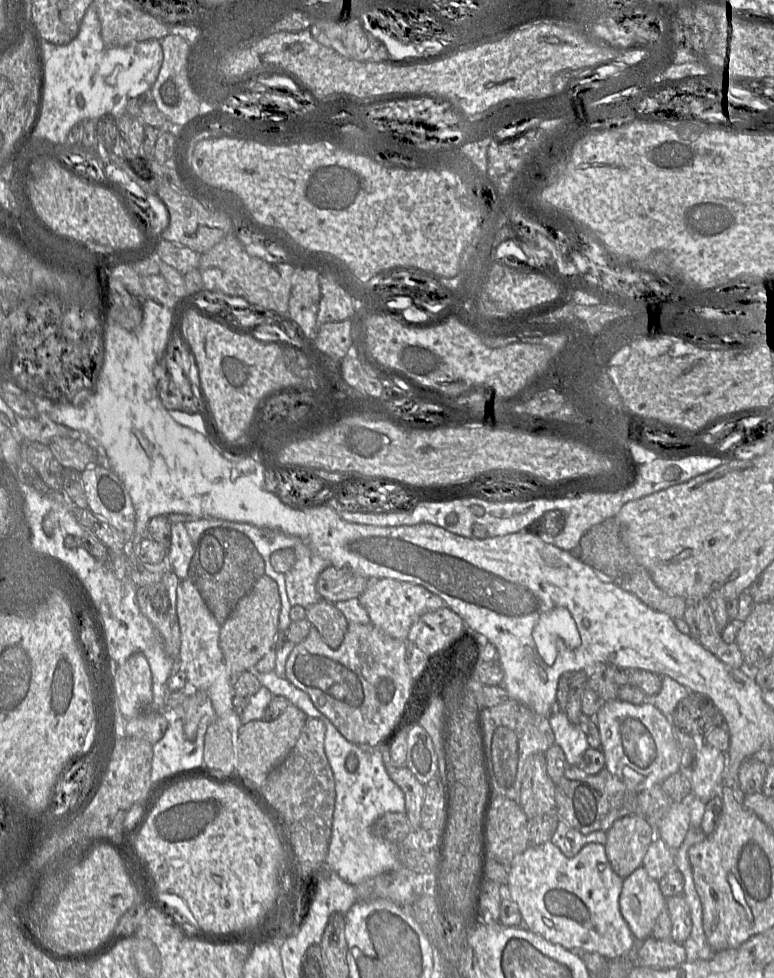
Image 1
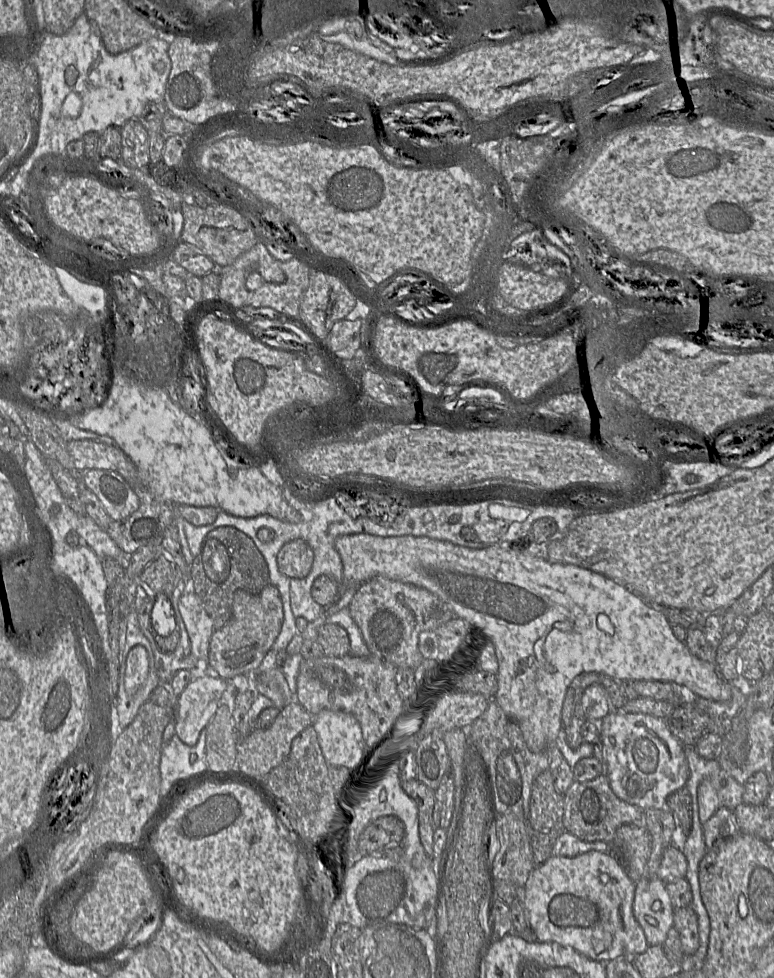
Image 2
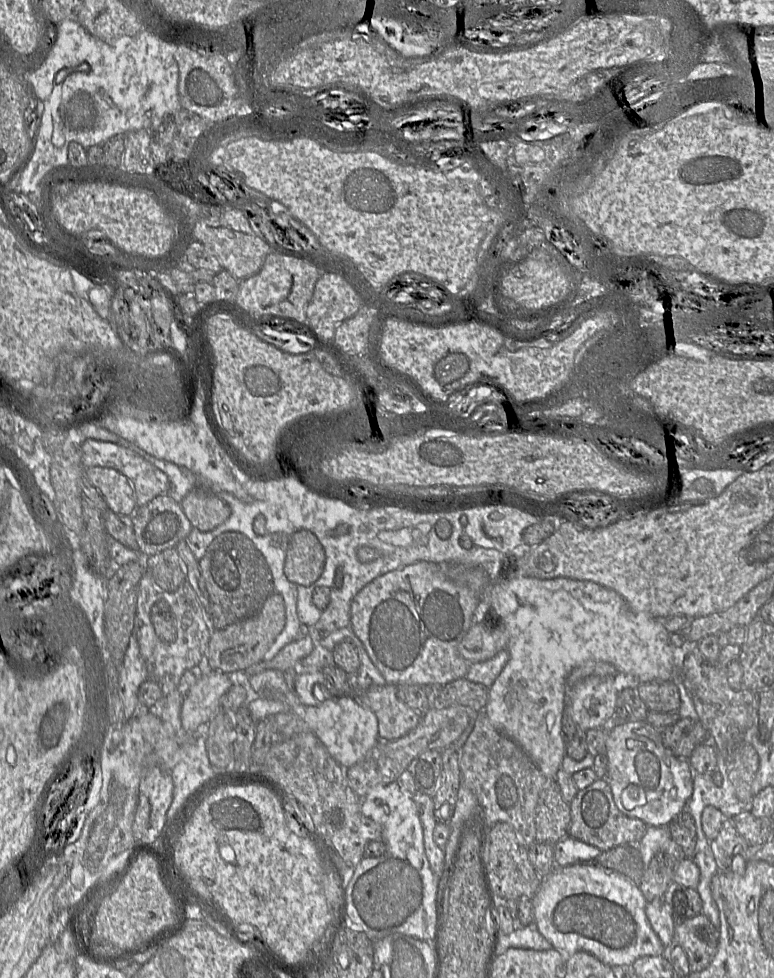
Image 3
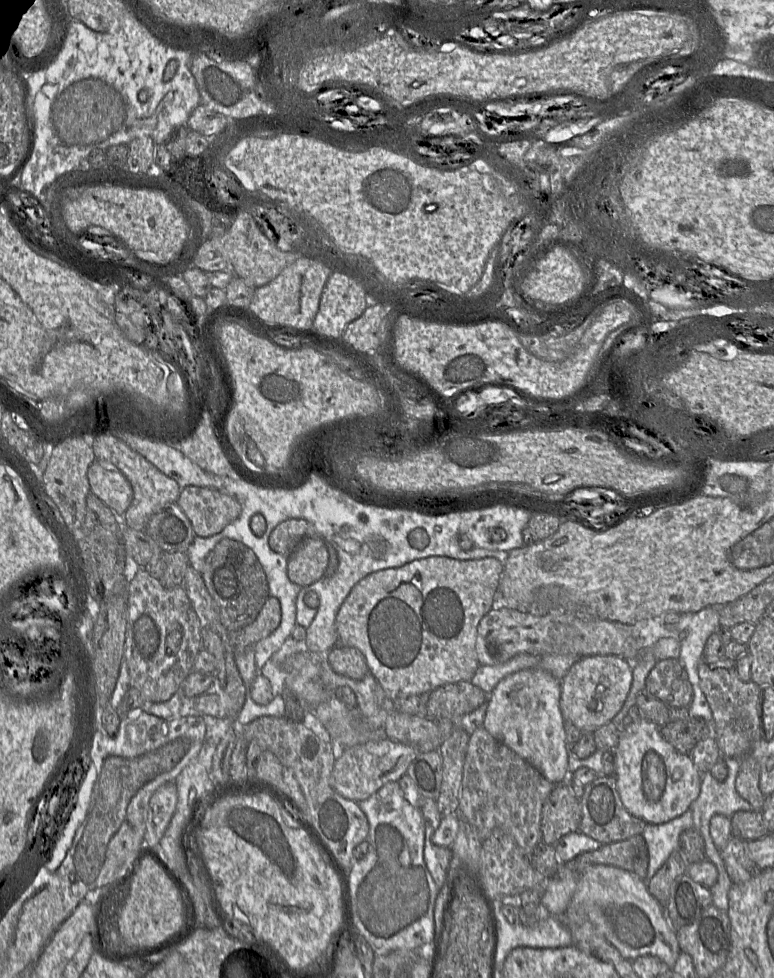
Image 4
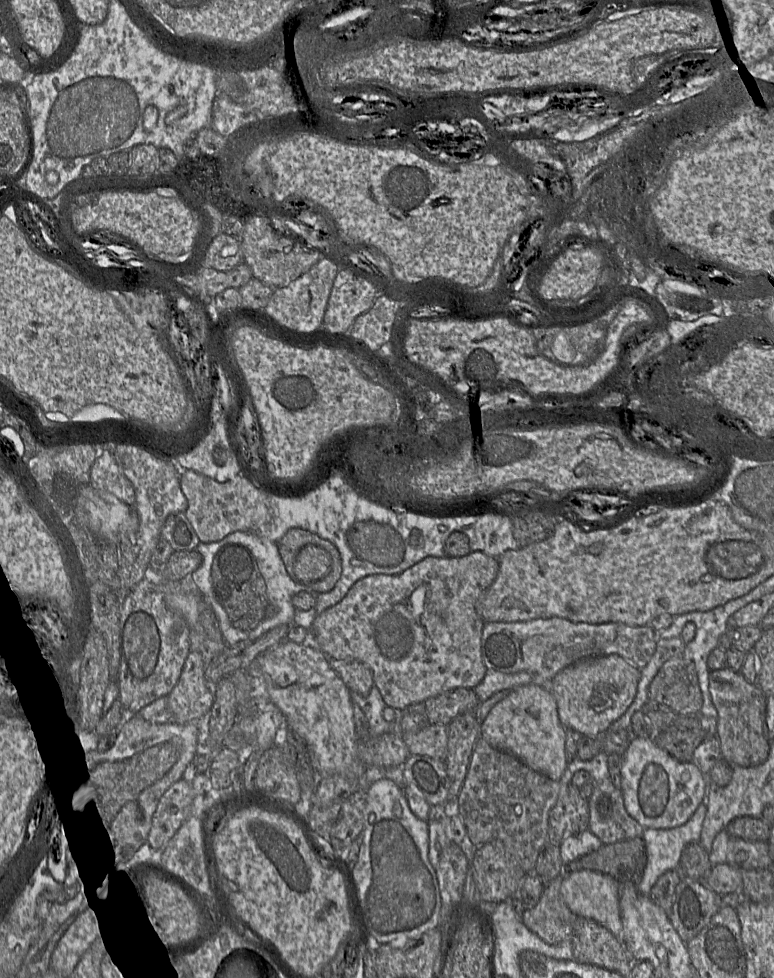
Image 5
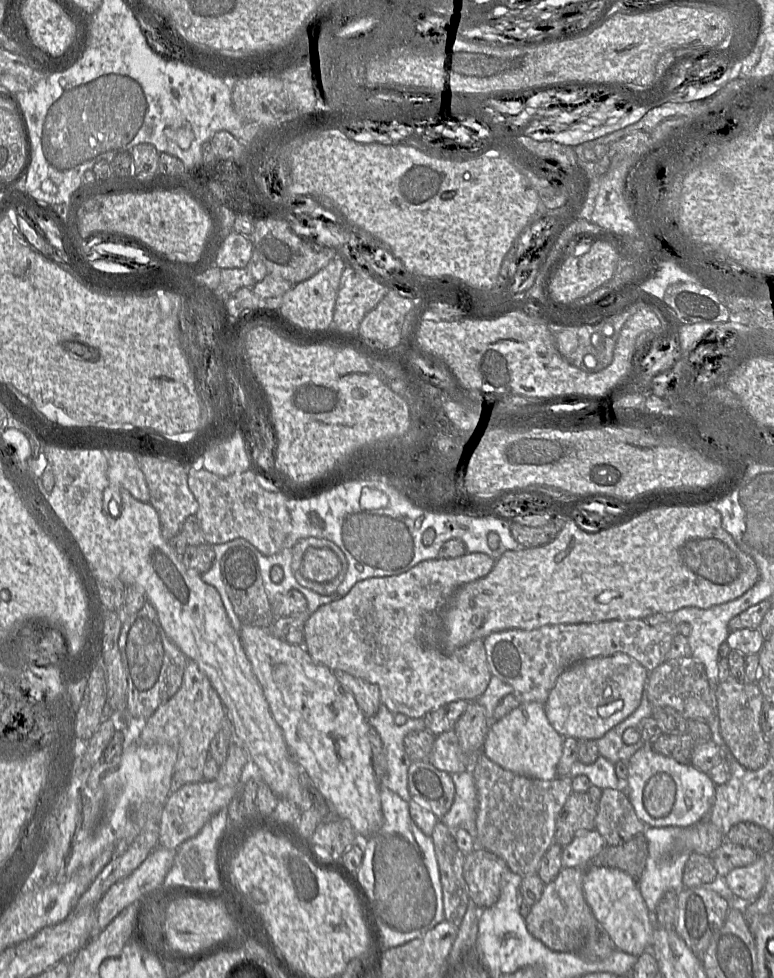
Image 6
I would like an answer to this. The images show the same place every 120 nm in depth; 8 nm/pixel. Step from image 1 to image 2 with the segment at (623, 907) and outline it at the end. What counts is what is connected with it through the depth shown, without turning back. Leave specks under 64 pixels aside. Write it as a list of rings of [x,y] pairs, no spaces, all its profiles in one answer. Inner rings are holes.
[[[645,878],[636,883],[633,915],[643,929],[649,946],[663,945],[668,931],[673,927],[673,914],[674,907],[663,881],[659,878]]]

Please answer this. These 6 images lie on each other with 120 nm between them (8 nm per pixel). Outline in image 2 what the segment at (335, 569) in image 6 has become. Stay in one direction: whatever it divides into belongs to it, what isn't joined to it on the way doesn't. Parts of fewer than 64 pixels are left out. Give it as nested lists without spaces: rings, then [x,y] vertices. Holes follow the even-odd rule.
[[[296,539],[283,545],[277,555],[277,565],[288,578],[305,578],[311,571],[314,552],[303,539]]]

